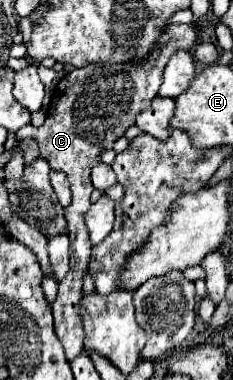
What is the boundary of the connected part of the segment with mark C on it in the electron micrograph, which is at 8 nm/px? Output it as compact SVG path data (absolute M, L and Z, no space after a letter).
M170 24L168 30L164 30L164 34L158 40L156 50L152 52L152 58L148 58L148 62L140 62L140 66L136 64L104 64L104 62L96 62L90 66L84 66L80 70L74 70L70 74L66 74L60 84L56 86L54 94L52 94L52 104L48 108L48 116L46 122L40 127L34 127L31 124L25 125L16 132L18 142L23 140L23 134L26 138L33 138L40 146L40 156L50 164L52 170L60 170L68 176L72 190L72 204L66 208L64 216L66 216L68 236L70 239L70 272L66 274L66 278L62 282L58 282L58 298L52 304L52 314L54 314L54 332L58 336L58 340L64 346L66 352L66 360L72 362L78 354L82 354L82 342L84 342L84 330L82 330L82 320L78 314L80 308L80 298L82 298L82 276L88 270L88 262L90 262L90 240L88 232L86 232L86 224L84 224L84 212L90 206L90 192L92 182L90 178L92 166L96 162L100 162L100 154L108 148L112 148L112 144L124 136L124 132L134 124L138 112L142 108L148 106L148 102L158 94L158 88L162 84L162 70L166 66L166 62L170 60L170 56L176 50L190 50L196 42L196 32L190 24Z

